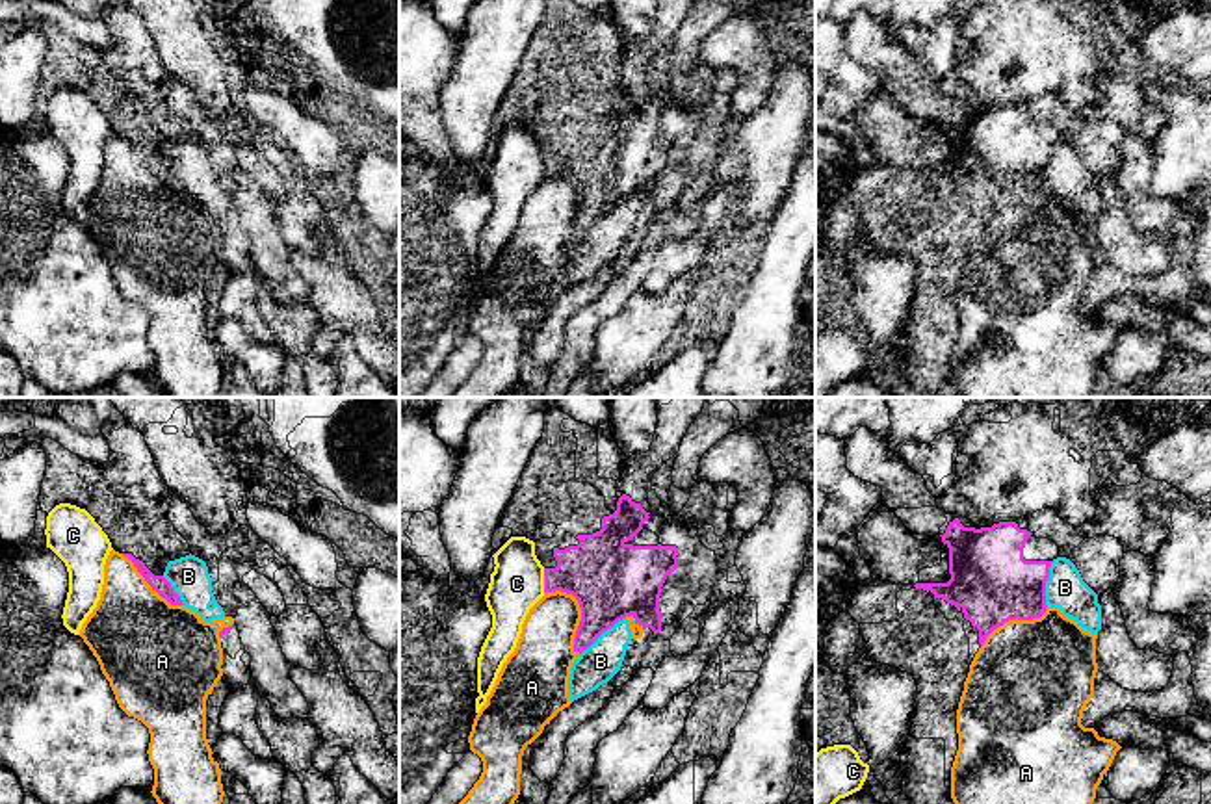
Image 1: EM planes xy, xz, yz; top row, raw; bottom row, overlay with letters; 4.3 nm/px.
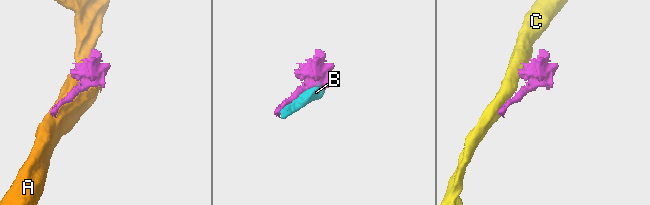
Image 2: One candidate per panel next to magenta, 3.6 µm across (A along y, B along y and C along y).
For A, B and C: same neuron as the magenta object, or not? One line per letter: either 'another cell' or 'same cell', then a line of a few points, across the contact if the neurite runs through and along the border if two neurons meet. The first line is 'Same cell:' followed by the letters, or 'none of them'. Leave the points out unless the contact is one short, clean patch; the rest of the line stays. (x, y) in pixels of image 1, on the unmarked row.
Same cell: none of them
A: another cell
B: another cell
C: another cell

